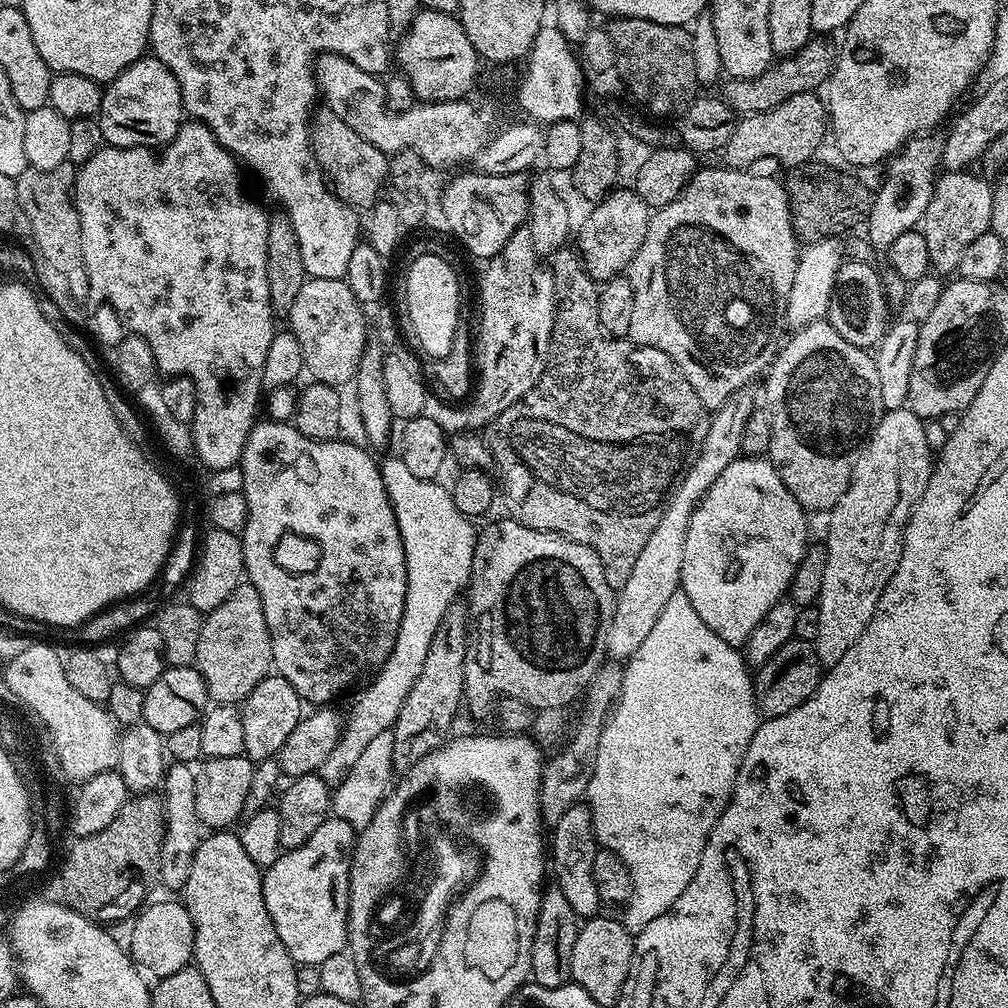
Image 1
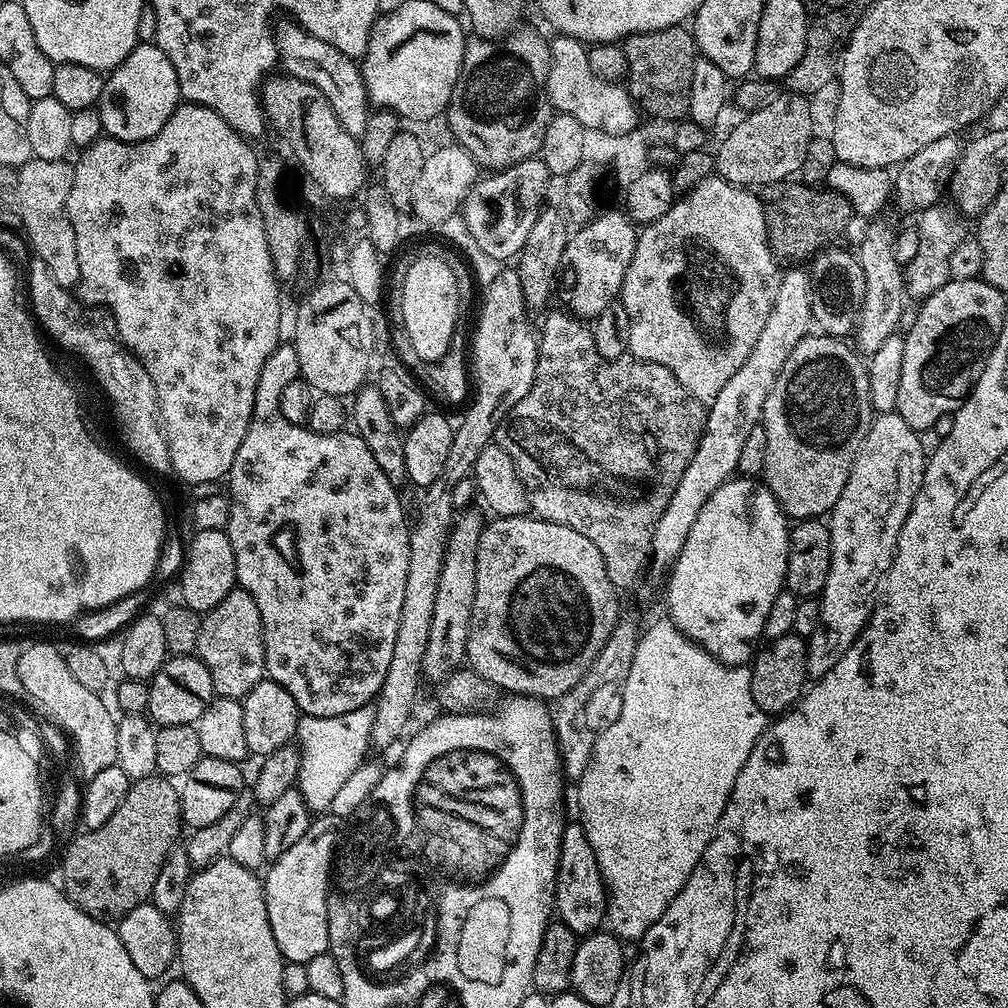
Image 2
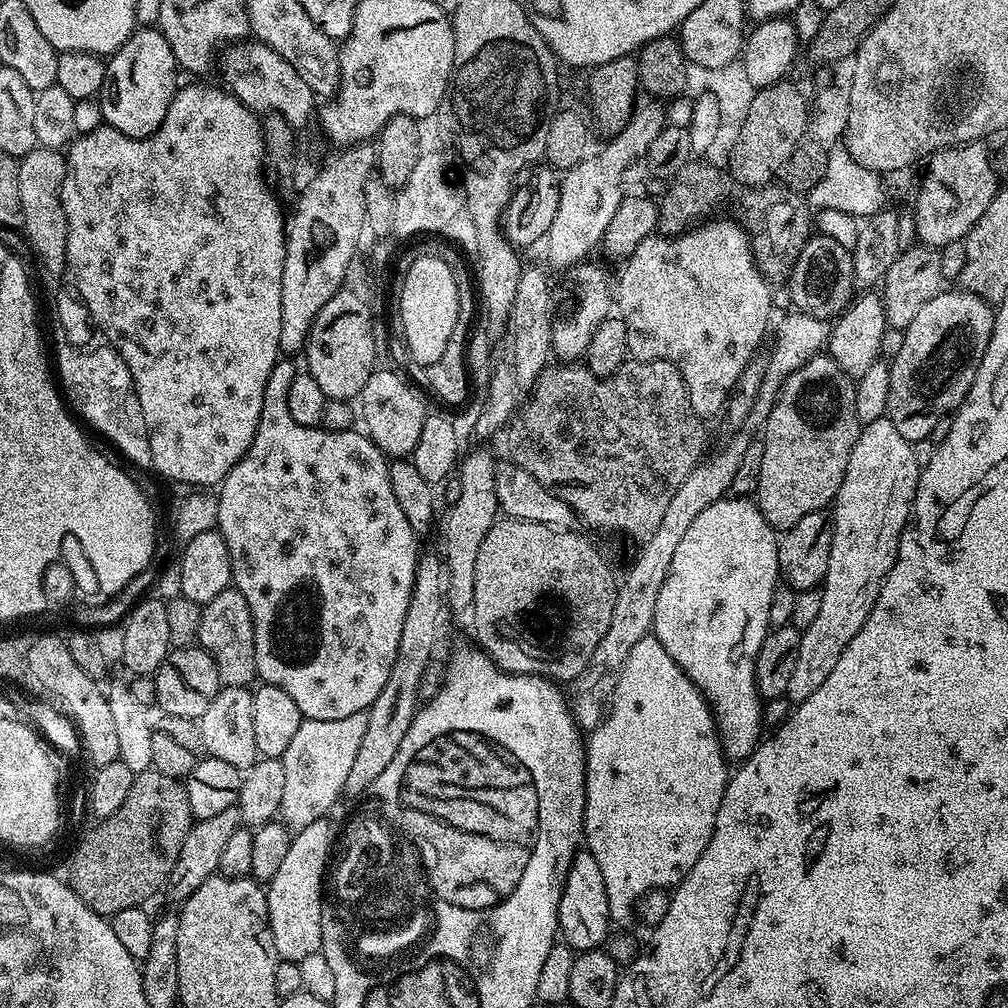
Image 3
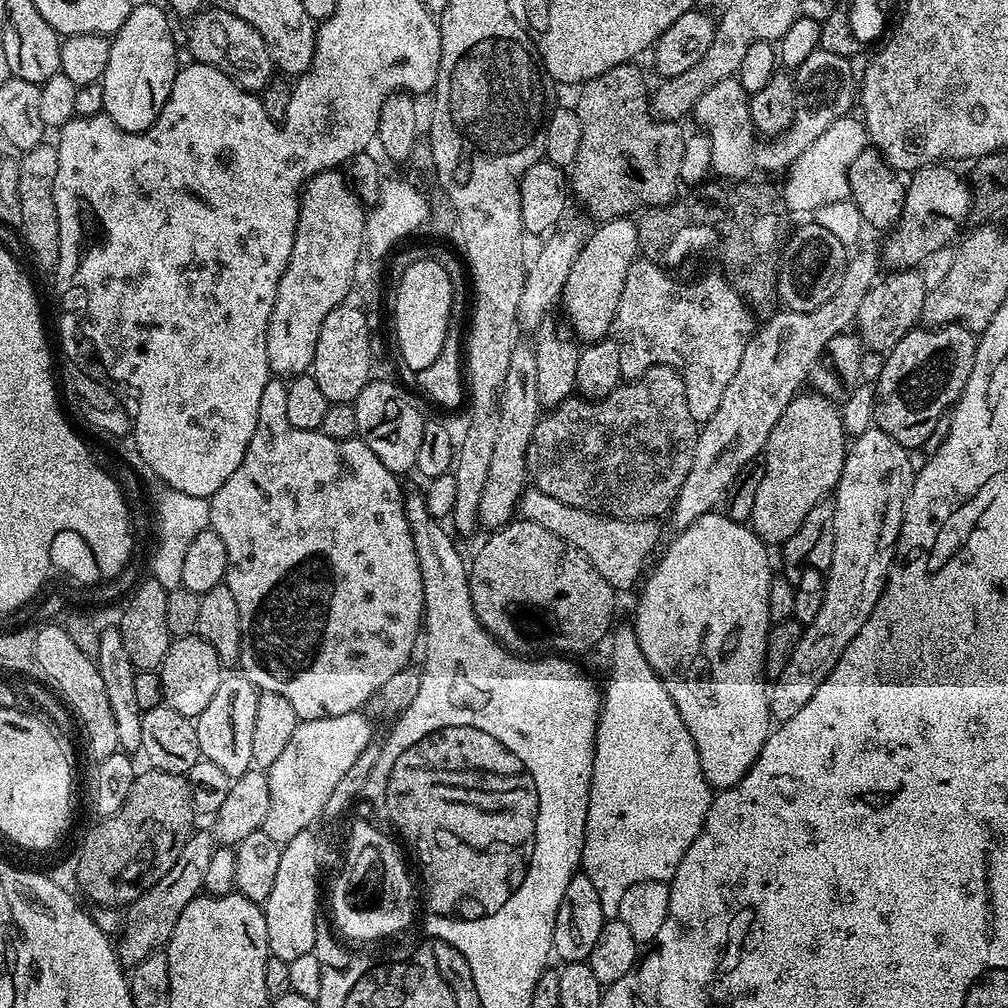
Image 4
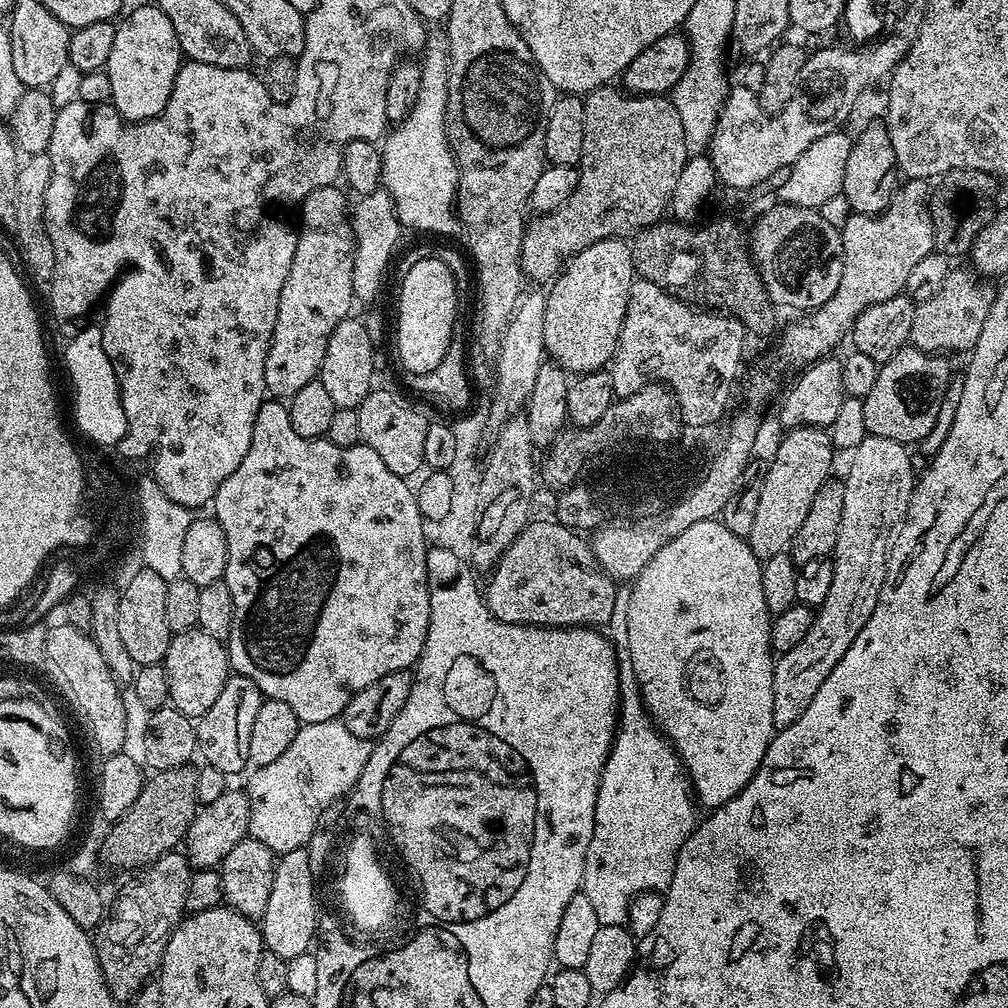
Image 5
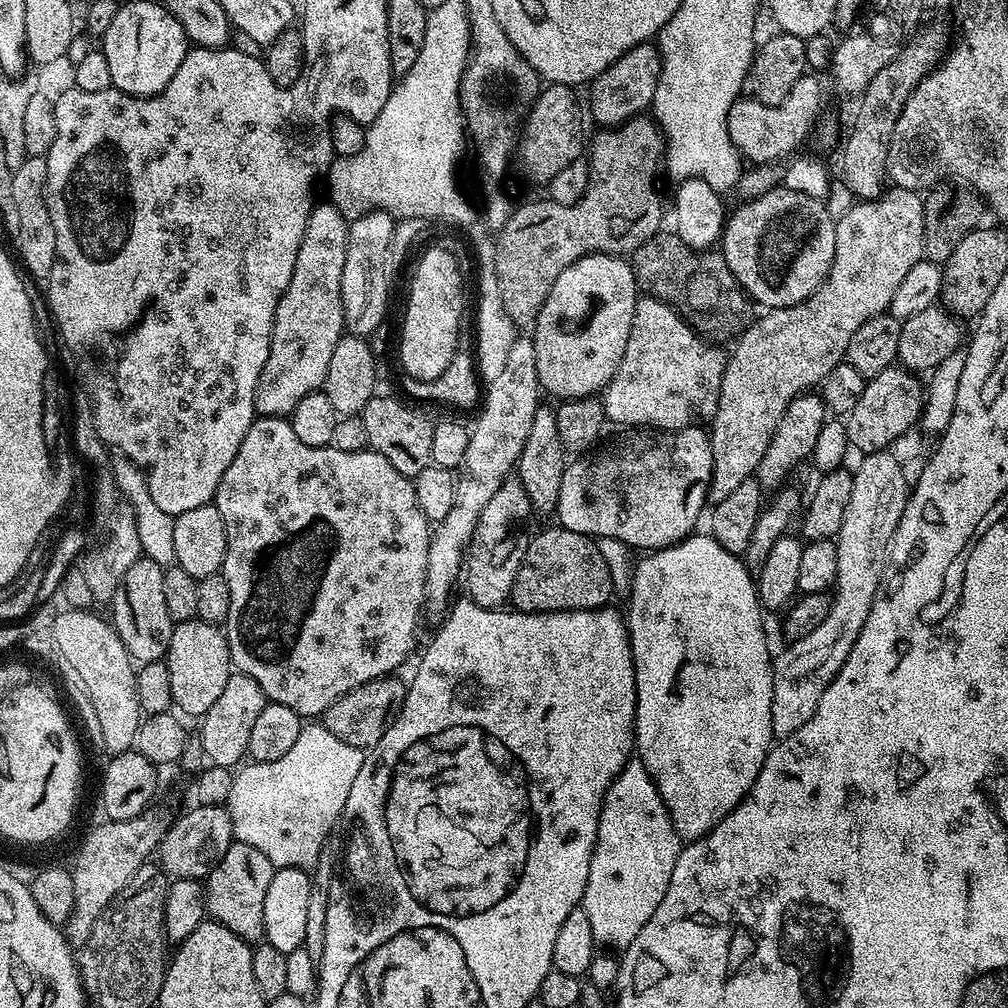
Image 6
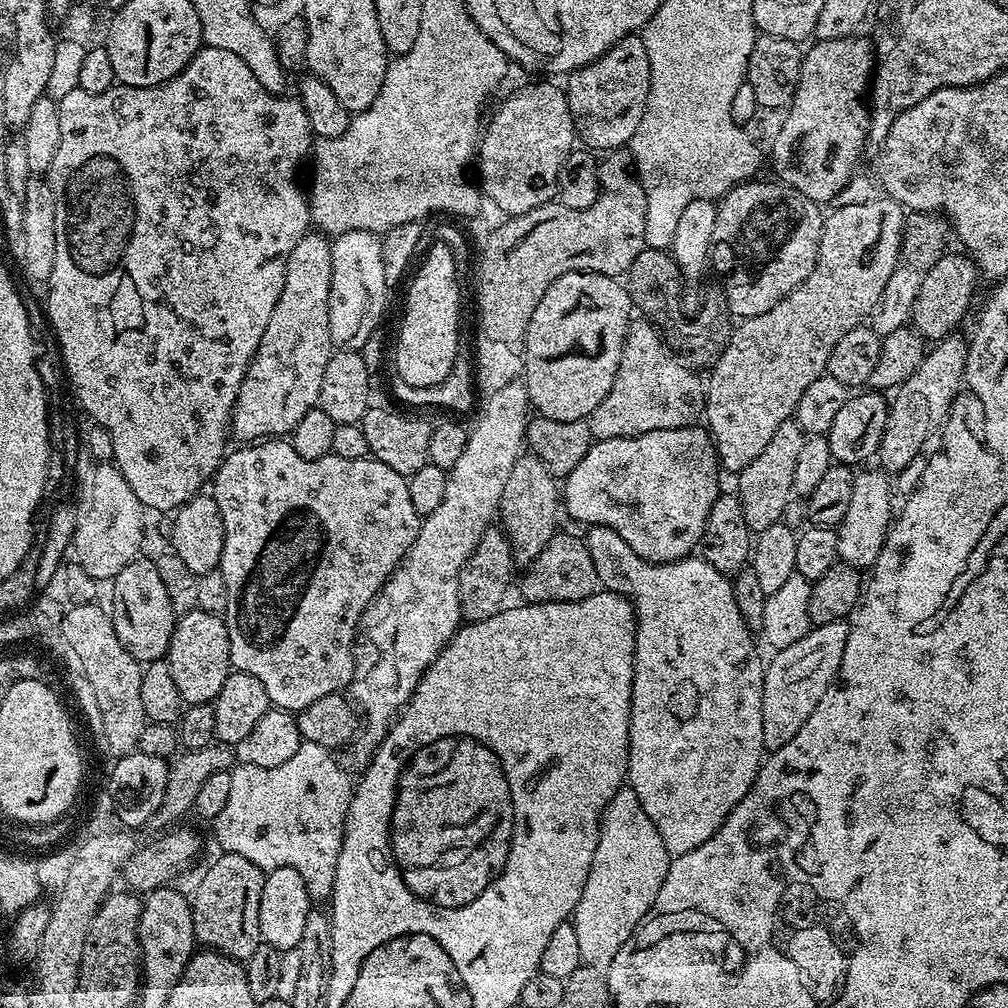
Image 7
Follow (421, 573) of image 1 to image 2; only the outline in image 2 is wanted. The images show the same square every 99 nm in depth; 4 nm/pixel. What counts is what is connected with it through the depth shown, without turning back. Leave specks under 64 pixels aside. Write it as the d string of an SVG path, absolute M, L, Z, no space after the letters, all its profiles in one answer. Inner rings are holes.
M364 704L350 714L330 718L301 715L300 725L296 727L300 769L295 787L300 789L302 798L313 813L327 813L346 778L350 778L356 767L369 759L375 714L372 704Z

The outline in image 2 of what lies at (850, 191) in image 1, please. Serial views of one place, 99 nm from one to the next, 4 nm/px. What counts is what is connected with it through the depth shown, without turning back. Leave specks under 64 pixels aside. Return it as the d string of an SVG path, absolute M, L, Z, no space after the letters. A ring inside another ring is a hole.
M789 178L779 180L776 184L767 185L762 192L764 217L768 227L768 246L777 261L792 260L788 262L808 262L817 252L829 247L848 228L848 223L854 220L854 213L848 202L837 196L831 188L811 188L808 184L799 184L799 179Z

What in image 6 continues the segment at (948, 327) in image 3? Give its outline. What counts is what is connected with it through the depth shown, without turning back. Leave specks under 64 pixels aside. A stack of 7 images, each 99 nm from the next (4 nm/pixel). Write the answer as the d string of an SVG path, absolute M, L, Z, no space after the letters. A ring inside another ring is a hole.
M893 366L882 370L874 379L867 381L865 389L862 390L858 402L854 403L854 408L846 416L848 426L848 443L853 449L856 448L860 454L869 452L883 452L895 442L899 436L904 436L912 427L914 429L921 423L921 416L924 413L926 388L921 377L908 371L903 366Z

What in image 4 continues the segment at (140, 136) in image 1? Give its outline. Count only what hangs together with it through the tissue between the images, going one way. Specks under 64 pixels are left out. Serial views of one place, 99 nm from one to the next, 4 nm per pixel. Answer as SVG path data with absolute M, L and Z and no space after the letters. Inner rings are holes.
M137 3L110 40L110 62L102 81L104 112L124 132L147 130L170 98L177 71L176 40L167 14L156 4Z

